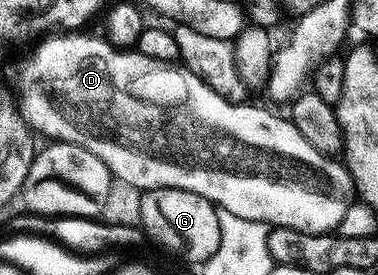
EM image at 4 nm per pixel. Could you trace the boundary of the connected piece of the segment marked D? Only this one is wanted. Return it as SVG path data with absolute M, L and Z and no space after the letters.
M60 32L55 36L47 37L44 40L46 42L41 41L39 43L41 46L29 56L28 63L25 64L24 71L20 74L18 106L24 115L24 121L37 135L45 134L48 140L78 144L82 148L94 152L94 156L98 156L98 160L102 160L102 164L106 164L106 168L117 183L125 182L126 185L133 186L136 192L157 190L158 188L182 188L186 192L194 192L198 196L210 200L213 206L221 210L234 212L234 216L238 216L242 220L266 222L272 228L284 226L288 230L306 232L310 236L326 234L339 227L346 212L353 206L354 195L357 193L352 173L349 172L343 161L318 152L318 148L314 148L310 144L310 140L306 140L306 136L302 136L302 132L298 132L291 117L284 115L283 118L280 114L271 114L270 111L263 110L260 106L230 103L222 96L218 96L218 92L214 92L214 88L207 86L201 78L194 76L194 72L185 70L176 64L159 62L158 59L146 56L135 48L117 50L108 43L107 37L90 38L86 35L78 32Z

